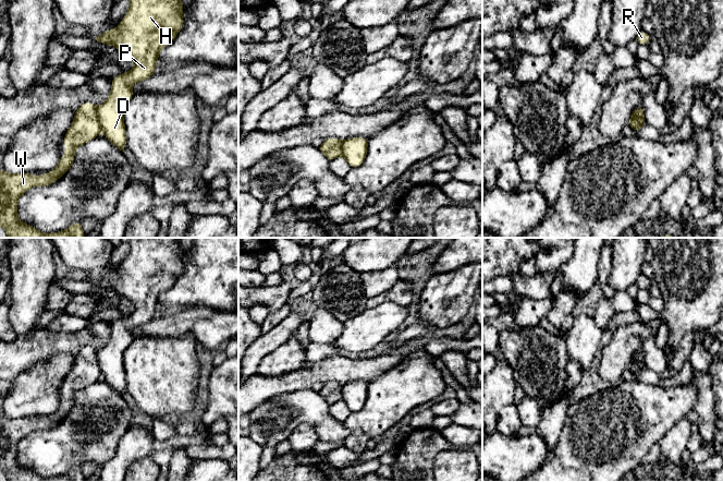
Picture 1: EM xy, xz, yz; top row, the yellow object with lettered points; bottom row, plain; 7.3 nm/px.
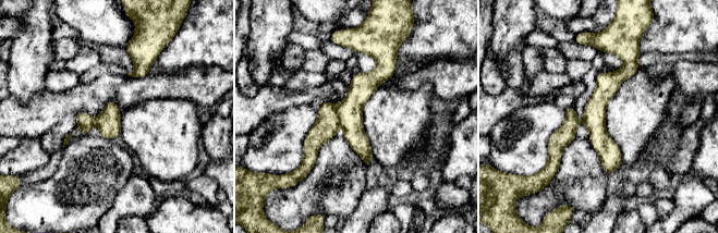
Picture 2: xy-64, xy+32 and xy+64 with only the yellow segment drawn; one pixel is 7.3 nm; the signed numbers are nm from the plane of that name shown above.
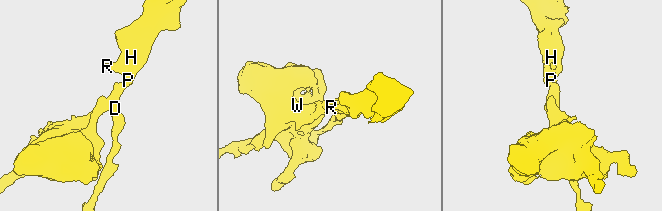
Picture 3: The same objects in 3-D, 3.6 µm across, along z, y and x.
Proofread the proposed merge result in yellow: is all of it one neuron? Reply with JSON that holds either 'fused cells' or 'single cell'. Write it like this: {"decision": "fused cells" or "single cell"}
{"decision": "fused cells"}

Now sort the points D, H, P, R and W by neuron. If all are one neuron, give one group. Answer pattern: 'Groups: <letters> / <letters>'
Groups: D H P R / W

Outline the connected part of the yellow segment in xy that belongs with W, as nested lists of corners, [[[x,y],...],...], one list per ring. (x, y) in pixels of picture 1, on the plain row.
[[[89,346],[83,347],[75,356],[74,365],[64,379],[65,398],[52,415],[42,418],[39,423],[35,419],[11,419],[0,414],[0,470],[9,482],[85,481],[81,466],[63,475],[41,478],[35,471],[17,463],[17,444],[33,431],[46,431],[60,423],[73,409],[76,393],[97,382],[100,373],[97,351]]]

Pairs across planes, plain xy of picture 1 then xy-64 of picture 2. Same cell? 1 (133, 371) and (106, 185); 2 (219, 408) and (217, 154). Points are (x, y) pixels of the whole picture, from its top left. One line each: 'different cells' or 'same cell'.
1: different cells
2: same cell

